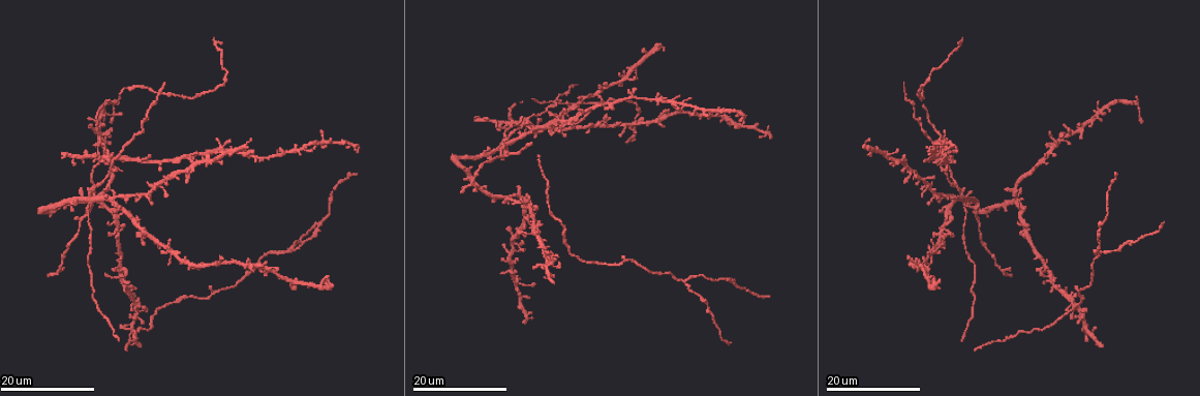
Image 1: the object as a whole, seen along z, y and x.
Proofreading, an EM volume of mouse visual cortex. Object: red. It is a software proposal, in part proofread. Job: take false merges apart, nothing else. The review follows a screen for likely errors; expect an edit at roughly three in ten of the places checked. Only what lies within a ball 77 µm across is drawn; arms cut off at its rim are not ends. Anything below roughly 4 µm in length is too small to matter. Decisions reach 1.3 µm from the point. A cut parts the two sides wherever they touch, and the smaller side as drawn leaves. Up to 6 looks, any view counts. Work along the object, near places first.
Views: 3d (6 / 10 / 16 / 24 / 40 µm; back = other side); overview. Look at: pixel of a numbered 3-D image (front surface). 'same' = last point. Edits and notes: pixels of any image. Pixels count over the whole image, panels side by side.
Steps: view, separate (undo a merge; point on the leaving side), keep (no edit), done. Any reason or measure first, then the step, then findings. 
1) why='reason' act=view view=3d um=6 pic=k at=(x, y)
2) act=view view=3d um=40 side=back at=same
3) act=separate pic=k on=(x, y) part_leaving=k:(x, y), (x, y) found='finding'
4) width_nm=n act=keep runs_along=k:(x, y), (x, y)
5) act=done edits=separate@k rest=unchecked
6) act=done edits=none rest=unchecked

why='three arms meet' act=view view=3d um=24 pic=1 at=(115, 160)

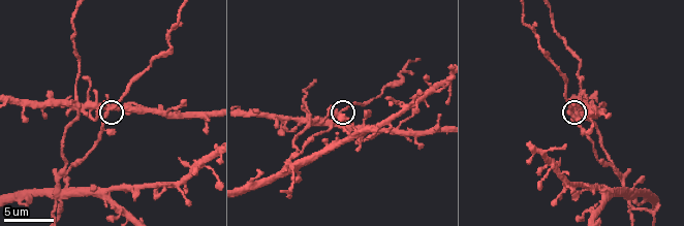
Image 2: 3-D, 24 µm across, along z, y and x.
act=view view=3d um=6 pic=2 at=(108, 109)

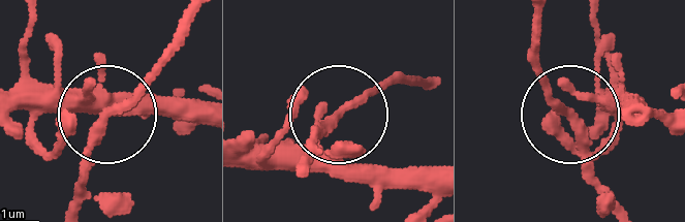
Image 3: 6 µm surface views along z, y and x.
arms=3 act=keep runs_along=3:(301, 171), (327, 119), (399, 73) found='continuous, no second neuron'

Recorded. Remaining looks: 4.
why='three-way junction' act=view view=3d um=10 pic=2 at=(628, 203)

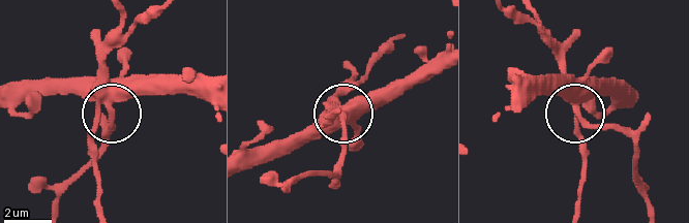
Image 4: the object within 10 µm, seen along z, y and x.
arms=3 act=keep runs_along=4:(623, 106), (613, 96), (594, 96), (576, 112), (635, 131) found='one neuron here'

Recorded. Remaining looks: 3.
why='three arms meet' act=view view=3d um=24 pic=1 at=(552, 254)

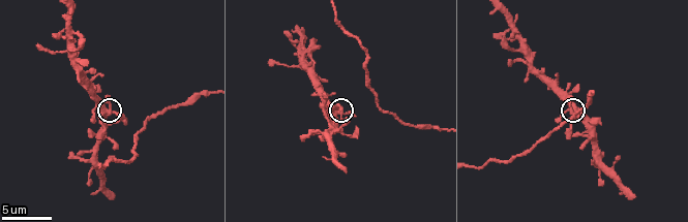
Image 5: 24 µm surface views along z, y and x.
why='closer look' act=view view=3d um=10 pic=5 at=(339, 117)

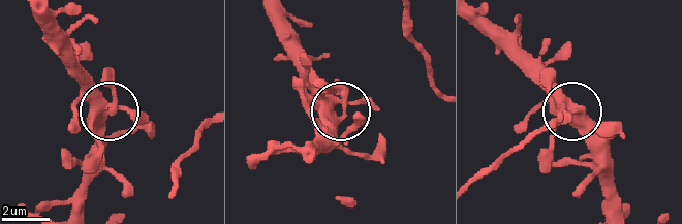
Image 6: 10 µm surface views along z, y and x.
act=keep found='one neuron here'

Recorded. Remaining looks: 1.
act=done edits=none rest=unchecked

